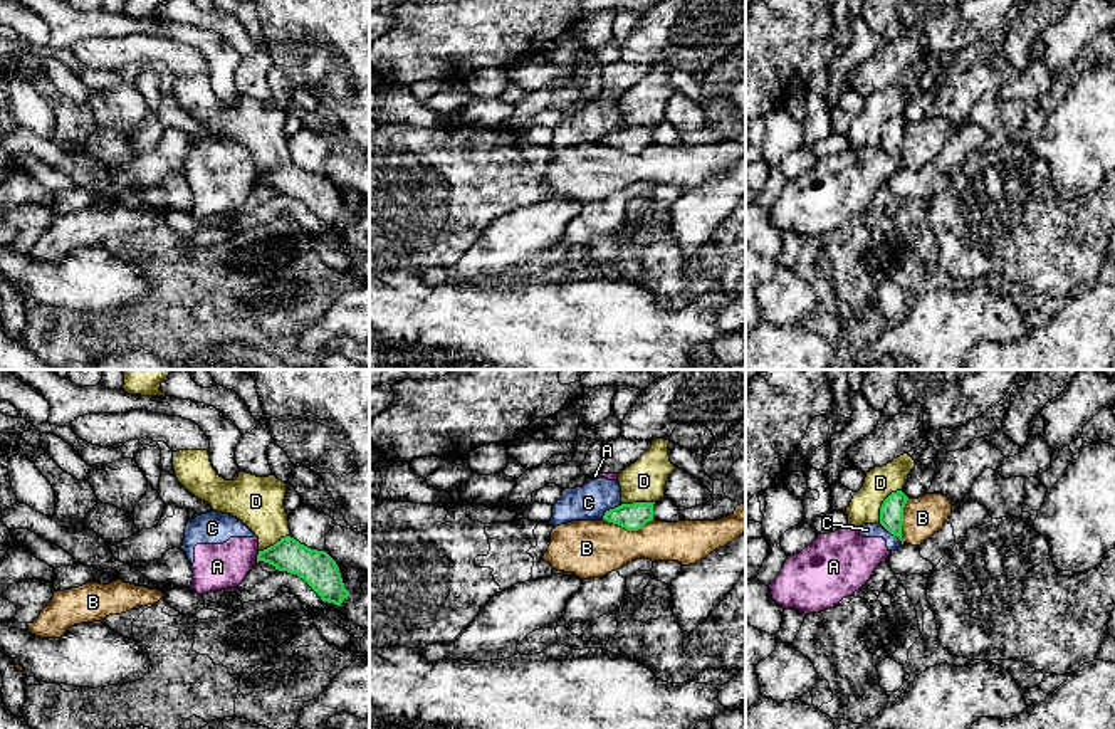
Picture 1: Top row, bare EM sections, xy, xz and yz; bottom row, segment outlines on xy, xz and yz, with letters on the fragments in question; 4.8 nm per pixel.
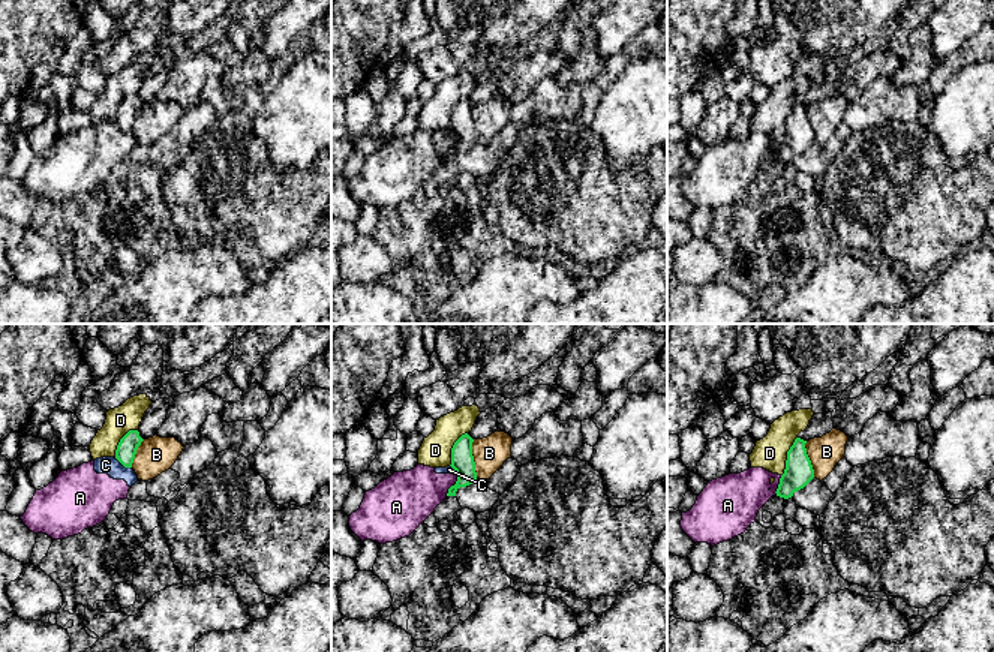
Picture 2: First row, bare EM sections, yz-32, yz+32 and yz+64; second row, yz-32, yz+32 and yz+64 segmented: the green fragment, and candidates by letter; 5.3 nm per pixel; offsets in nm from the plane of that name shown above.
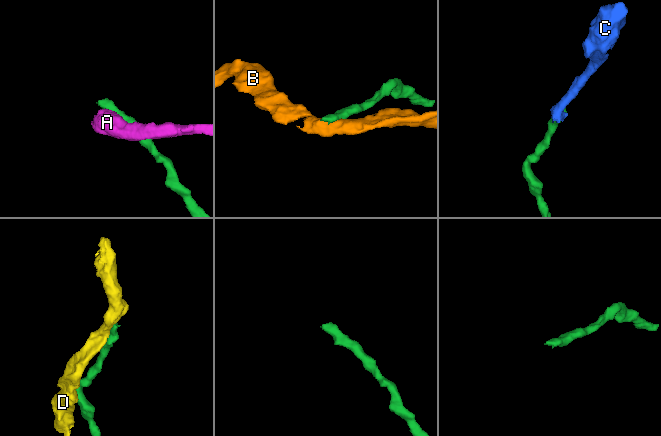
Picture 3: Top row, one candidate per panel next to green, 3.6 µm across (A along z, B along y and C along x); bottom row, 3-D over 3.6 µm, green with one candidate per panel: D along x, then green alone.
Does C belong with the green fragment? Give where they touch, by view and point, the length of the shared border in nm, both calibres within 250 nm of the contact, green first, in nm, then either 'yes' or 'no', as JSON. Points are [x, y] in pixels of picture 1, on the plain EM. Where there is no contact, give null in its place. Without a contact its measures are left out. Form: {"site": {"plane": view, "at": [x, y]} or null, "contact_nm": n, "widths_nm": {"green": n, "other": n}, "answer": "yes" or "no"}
{"site": {"plane": "xz", "at": [610, 133]}, "contact_nm": 130, "widths_nm": {"green": 130, "other": 180}, "answer": "no"}

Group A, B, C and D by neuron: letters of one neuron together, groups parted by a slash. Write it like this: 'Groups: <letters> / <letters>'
Groups: A C / B / D

